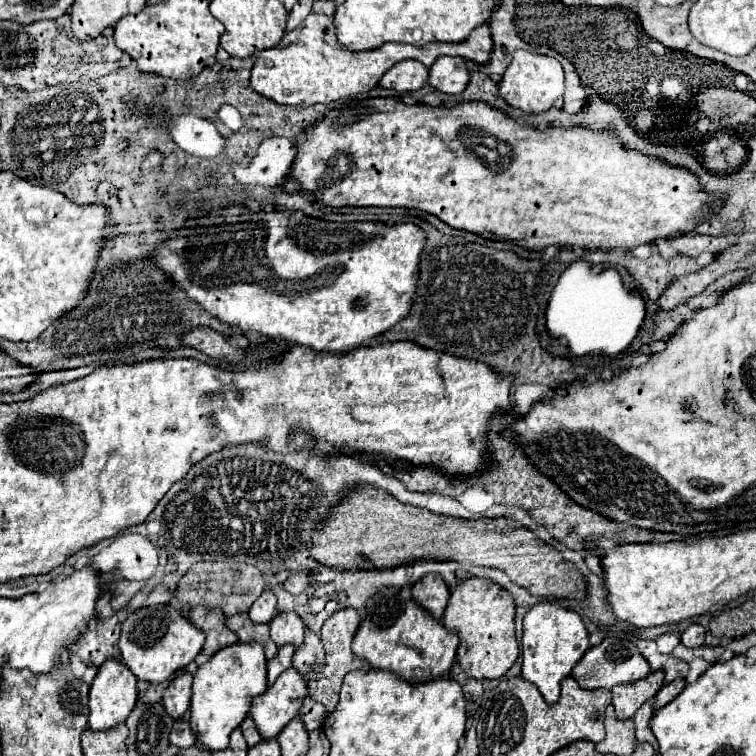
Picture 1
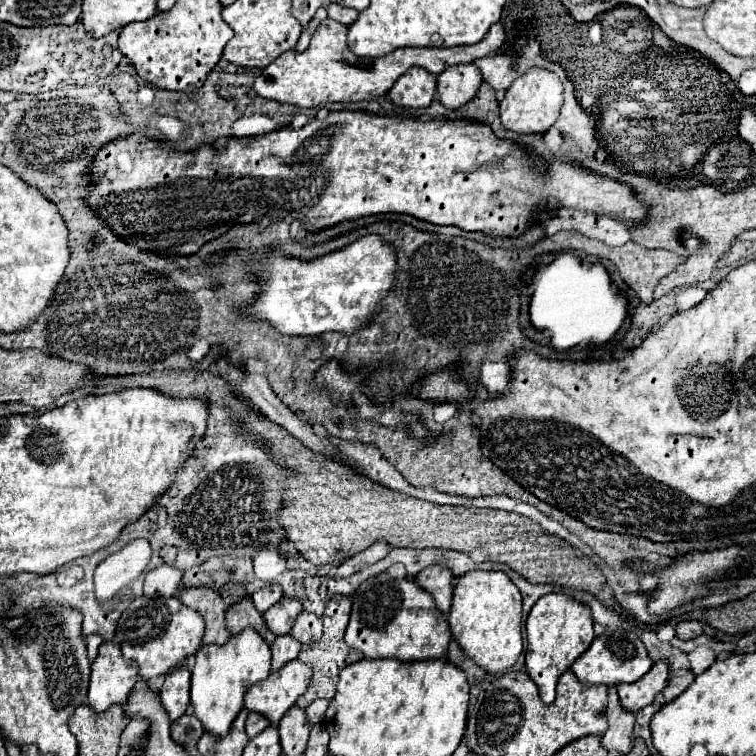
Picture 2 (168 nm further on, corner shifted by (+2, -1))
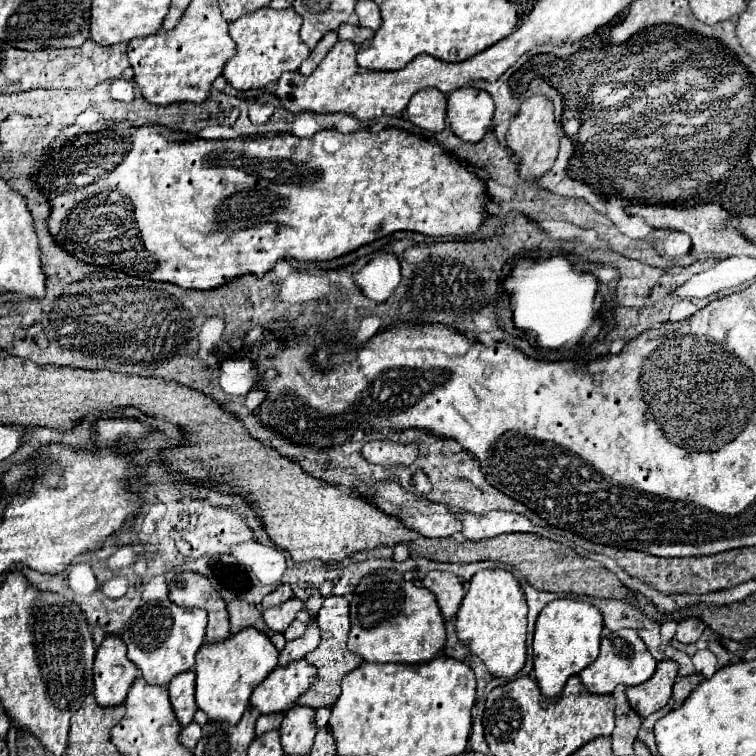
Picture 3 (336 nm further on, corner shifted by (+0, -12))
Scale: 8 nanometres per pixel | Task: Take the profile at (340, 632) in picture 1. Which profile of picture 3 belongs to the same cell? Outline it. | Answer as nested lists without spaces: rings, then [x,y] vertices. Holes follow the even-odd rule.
[[[328,596],[318,612],[318,628],[320,628],[320,634],[322,634],[322,640],[318,644],[316,650],[312,650],[308,656],[306,656],[306,662],[316,666],[318,670],[318,676],[312,684],[312,688],[302,694],[298,698],[298,704],[302,706],[310,706],[314,710],[318,708],[332,708],[340,696],[340,682],[342,678],[356,670],[356,666],[360,666],[364,660],[360,656],[356,656],[354,652],[350,652],[346,648],[346,640],[348,640],[348,630],[350,630],[350,616],[348,616],[348,602],[344,596]]]

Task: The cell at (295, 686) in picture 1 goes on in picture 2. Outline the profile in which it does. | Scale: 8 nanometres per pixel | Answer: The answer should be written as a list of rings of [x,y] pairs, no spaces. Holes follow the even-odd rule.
[[[294,659],[278,673],[270,673],[264,681],[252,685],[244,695],[244,705],[254,713],[270,717],[270,725],[278,725],[282,715],[308,689],[310,677],[310,665]]]

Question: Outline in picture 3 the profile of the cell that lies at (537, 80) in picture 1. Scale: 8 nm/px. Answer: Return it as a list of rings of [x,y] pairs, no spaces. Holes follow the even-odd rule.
[[[532,96],[522,102],[518,114],[512,118],[506,132],[506,146],[518,158],[520,174],[524,178],[540,178],[548,172],[558,156],[558,126],[554,118],[554,104],[548,96]]]

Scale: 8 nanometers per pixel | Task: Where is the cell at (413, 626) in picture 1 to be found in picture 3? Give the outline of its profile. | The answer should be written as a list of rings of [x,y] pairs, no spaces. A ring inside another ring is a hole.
[[[394,570],[366,576],[348,596],[350,600],[350,636],[348,648],[366,662],[430,662],[446,644],[444,616],[432,592],[404,580]]]

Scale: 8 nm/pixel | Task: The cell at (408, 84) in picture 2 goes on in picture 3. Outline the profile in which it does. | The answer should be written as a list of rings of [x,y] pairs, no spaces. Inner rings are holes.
[[[436,88],[420,90],[408,102],[406,116],[412,124],[438,132],[446,126],[446,96]]]

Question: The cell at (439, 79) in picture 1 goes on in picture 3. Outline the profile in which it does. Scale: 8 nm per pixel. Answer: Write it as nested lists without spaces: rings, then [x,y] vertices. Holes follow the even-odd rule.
[[[464,86],[448,94],[446,114],[456,136],[466,142],[476,142],[492,126],[494,102],[486,90]]]

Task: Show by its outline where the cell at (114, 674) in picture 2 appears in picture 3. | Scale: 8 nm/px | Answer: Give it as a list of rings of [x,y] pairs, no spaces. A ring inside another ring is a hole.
[[[108,636],[94,660],[94,696],[100,706],[118,706],[126,700],[128,690],[138,678],[138,668],[126,658],[120,638]]]

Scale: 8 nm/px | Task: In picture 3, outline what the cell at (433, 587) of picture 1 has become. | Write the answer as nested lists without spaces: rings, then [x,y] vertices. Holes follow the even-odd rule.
[[[430,572],[422,580],[422,586],[428,588],[436,596],[436,602],[438,602],[444,618],[452,620],[458,612],[458,606],[460,606],[462,598],[464,598],[462,580],[452,576],[450,572]]]

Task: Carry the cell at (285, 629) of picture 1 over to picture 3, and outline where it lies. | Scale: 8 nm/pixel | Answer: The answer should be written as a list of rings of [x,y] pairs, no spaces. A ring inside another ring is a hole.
[[[290,598],[290,600],[286,600],[286,602],[280,604],[280,606],[274,606],[274,608],[264,610],[262,616],[264,616],[266,626],[268,626],[272,632],[280,632],[280,634],[282,634],[282,632],[294,622],[296,614],[298,614],[302,608],[304,608],[302,600]]]

